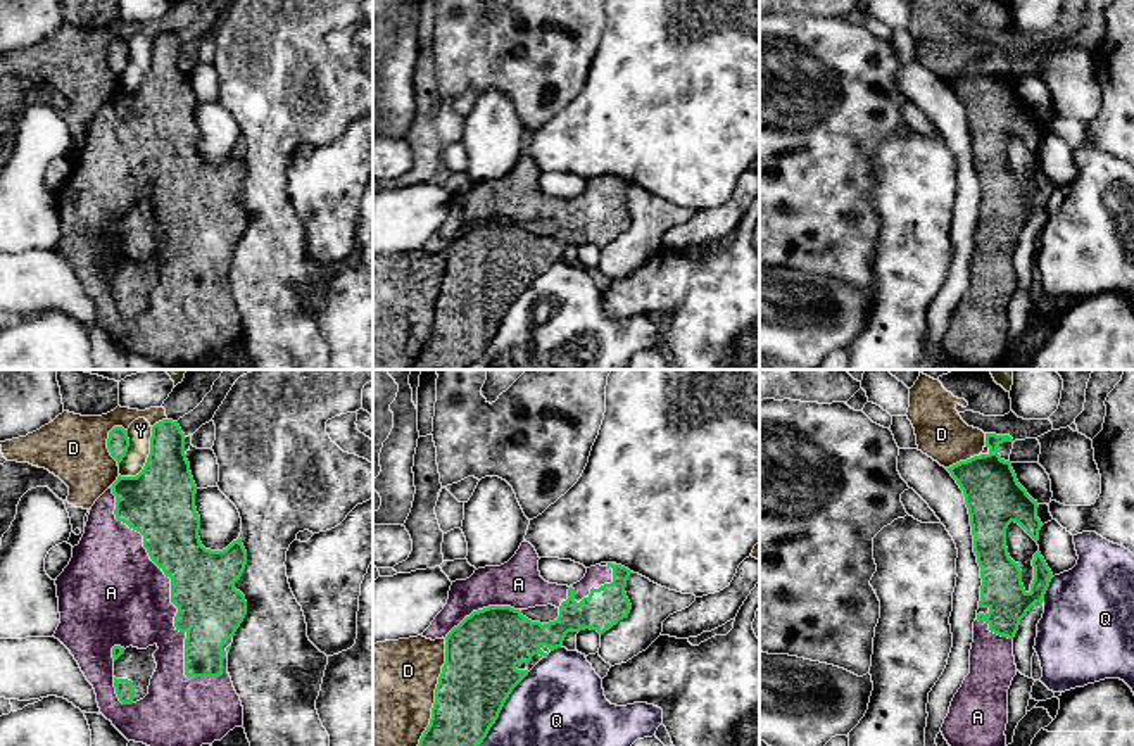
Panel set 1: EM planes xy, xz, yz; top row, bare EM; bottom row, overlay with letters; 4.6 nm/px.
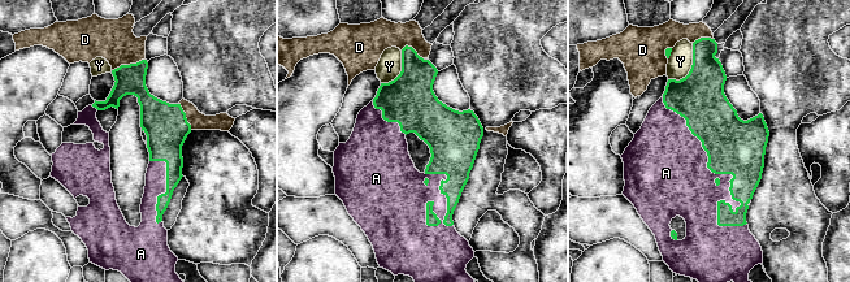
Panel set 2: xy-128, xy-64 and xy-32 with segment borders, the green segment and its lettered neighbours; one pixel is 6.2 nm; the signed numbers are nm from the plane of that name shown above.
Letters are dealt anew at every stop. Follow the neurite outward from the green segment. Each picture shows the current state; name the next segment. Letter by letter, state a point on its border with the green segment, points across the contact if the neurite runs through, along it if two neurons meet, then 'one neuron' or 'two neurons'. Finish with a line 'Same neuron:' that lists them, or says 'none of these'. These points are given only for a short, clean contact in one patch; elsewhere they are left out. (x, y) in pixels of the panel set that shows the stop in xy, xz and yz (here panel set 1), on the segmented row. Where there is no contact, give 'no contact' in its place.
A: xy (171, 596) | one neuron
D: xz (435, 693) | two neurons
Q: xz (501, 708) | two neurons
Y: xy (147, 458) | two neurons
Same neuron: A

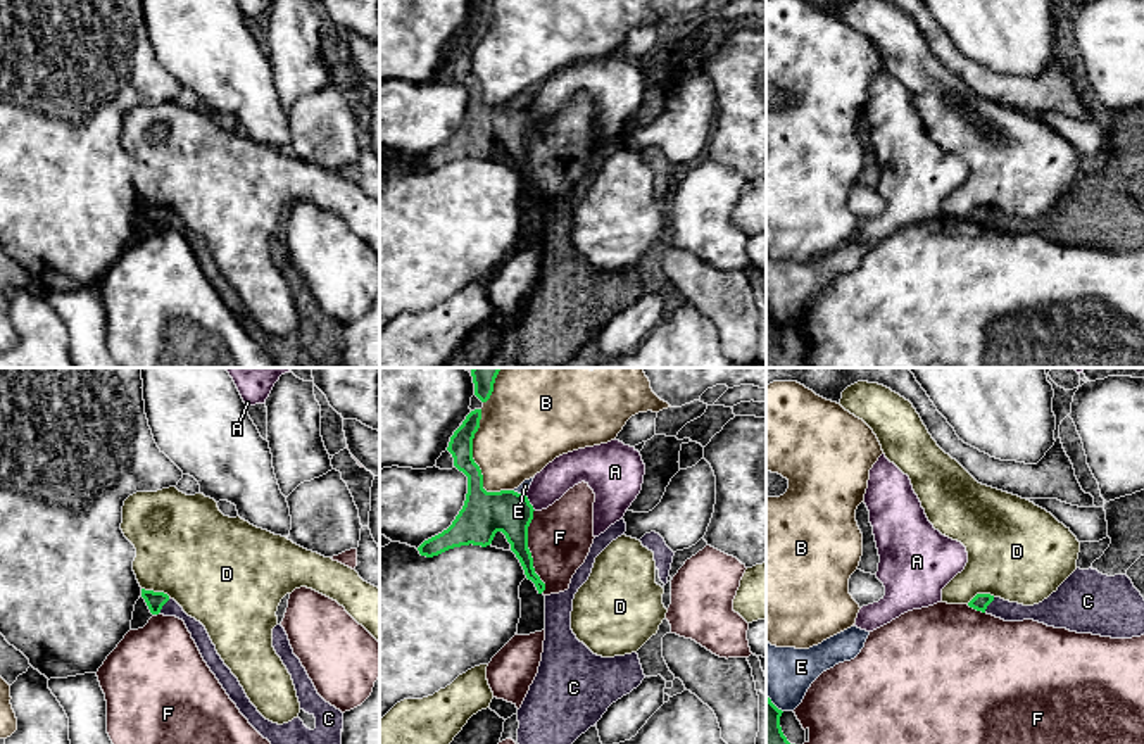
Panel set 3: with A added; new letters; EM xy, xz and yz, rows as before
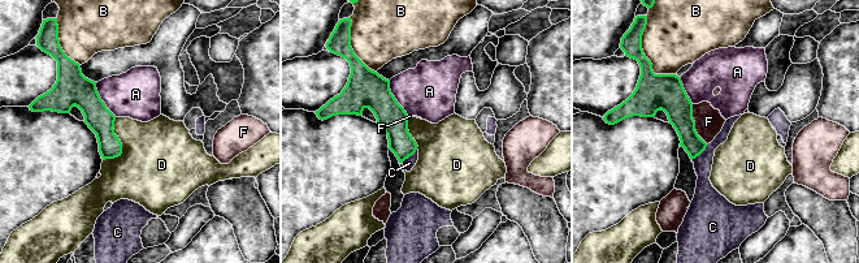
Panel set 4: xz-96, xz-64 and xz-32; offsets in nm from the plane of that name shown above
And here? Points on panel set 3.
A: xz (528, 503) | along xz (525, 496), (535, 510) | two neurons
B: xz (475, 463) | two neurons
C: xy (163, 605) | along xy (169, 598), (157, 613) | two neurons
D: xy (156, 592) | two neurons
E: yz (772, 703) | two neurons
F: xz (528, 551) | two neurons
Same neuron: none of these

